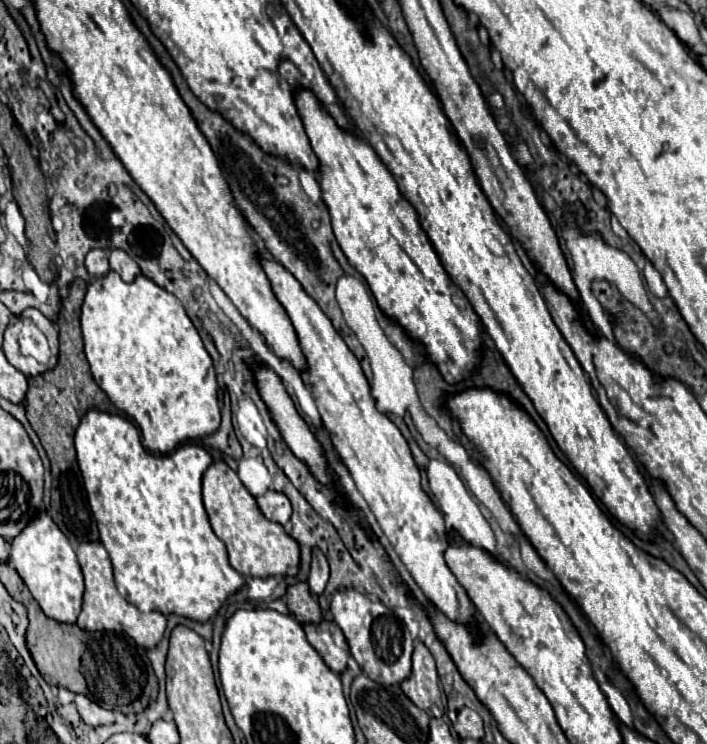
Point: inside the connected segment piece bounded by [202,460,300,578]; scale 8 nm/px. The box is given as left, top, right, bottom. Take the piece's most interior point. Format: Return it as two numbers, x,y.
257,547

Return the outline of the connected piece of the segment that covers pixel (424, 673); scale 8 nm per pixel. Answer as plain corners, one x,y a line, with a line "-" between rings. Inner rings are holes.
416,642
414,646
412,674
406,680
402,680
400,688
428,716
440,718
444,714
436,664
430,650
422,642

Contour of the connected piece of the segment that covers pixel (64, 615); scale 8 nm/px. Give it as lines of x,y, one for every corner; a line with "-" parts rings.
40,512
26,524
24,532
20,532
20,536
12,540
10,562
48,618
54,618
58,622
76,622
84,592
82,570
68,538
56,526
50,514

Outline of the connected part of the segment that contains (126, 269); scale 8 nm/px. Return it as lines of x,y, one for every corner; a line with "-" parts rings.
118,248
110,250
110,268
118,272
126,282
132,282
140,274
138,264
124,250
118,250

